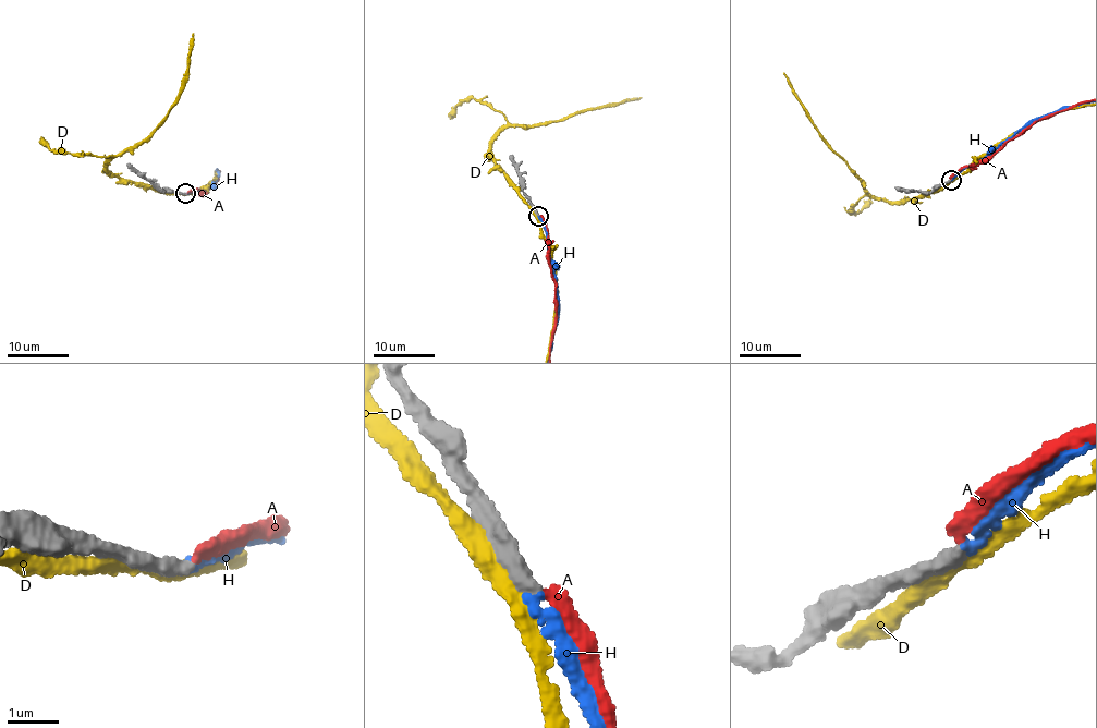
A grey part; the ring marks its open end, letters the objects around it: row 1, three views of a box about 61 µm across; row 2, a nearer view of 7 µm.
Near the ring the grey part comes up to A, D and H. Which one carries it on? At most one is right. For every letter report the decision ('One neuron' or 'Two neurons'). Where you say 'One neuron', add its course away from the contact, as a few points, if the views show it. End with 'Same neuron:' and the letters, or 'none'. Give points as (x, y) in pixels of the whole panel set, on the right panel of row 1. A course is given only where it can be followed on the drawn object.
A: Two neurons
D: Two neurons
H: One neuron
Same neuron: H

